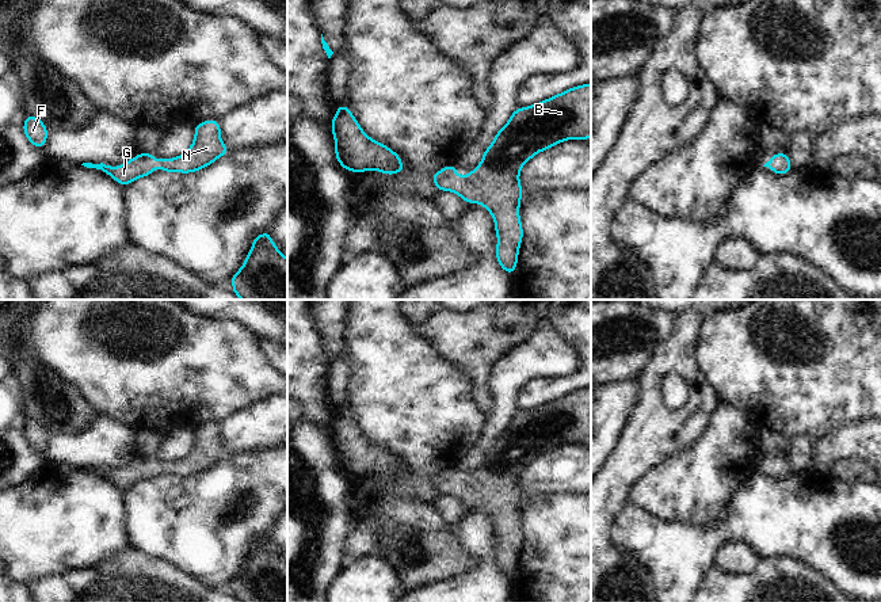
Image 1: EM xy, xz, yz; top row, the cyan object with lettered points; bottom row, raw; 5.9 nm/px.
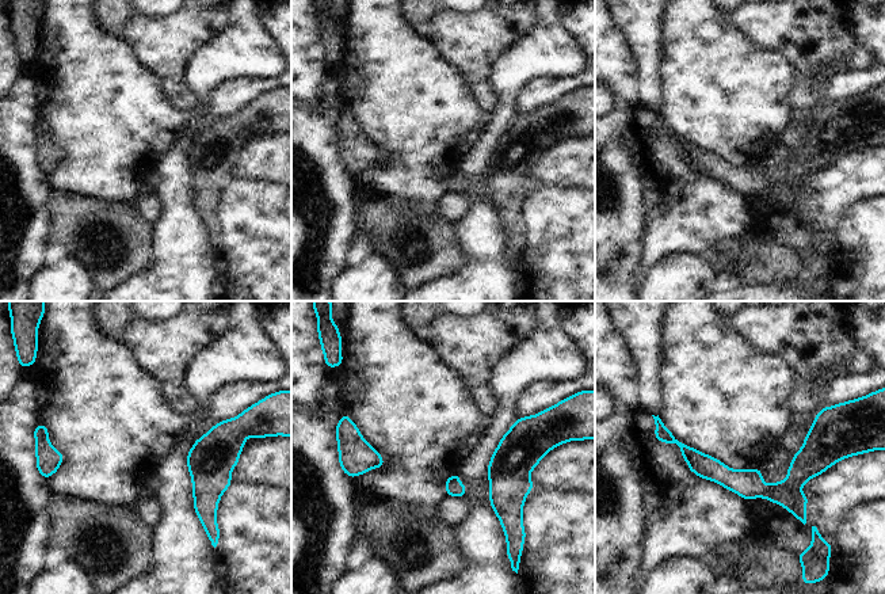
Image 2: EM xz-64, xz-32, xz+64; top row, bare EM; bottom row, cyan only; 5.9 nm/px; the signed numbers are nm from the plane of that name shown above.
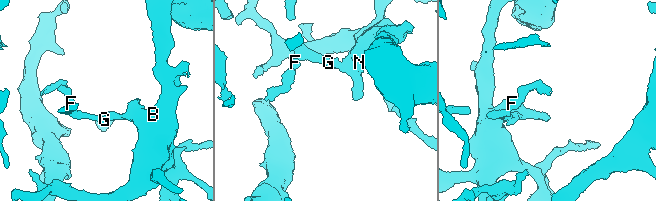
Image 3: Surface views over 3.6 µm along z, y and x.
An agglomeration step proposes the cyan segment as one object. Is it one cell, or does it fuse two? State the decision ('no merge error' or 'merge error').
no merge error

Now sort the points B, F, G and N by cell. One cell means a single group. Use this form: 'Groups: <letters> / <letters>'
Groups: B F G N.

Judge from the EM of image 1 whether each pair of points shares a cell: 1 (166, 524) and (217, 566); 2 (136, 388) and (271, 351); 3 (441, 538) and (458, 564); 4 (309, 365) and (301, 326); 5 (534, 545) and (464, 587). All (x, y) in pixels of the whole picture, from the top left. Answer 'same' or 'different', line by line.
1: same
2: different
3: same
4: same
5: different

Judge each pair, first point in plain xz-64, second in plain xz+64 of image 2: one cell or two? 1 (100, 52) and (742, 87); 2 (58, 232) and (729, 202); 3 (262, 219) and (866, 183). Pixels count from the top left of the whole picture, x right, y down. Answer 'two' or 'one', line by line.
1: one
2: two
3: two

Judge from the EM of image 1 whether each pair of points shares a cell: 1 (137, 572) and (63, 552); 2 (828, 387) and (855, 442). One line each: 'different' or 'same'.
1: different
2: different

